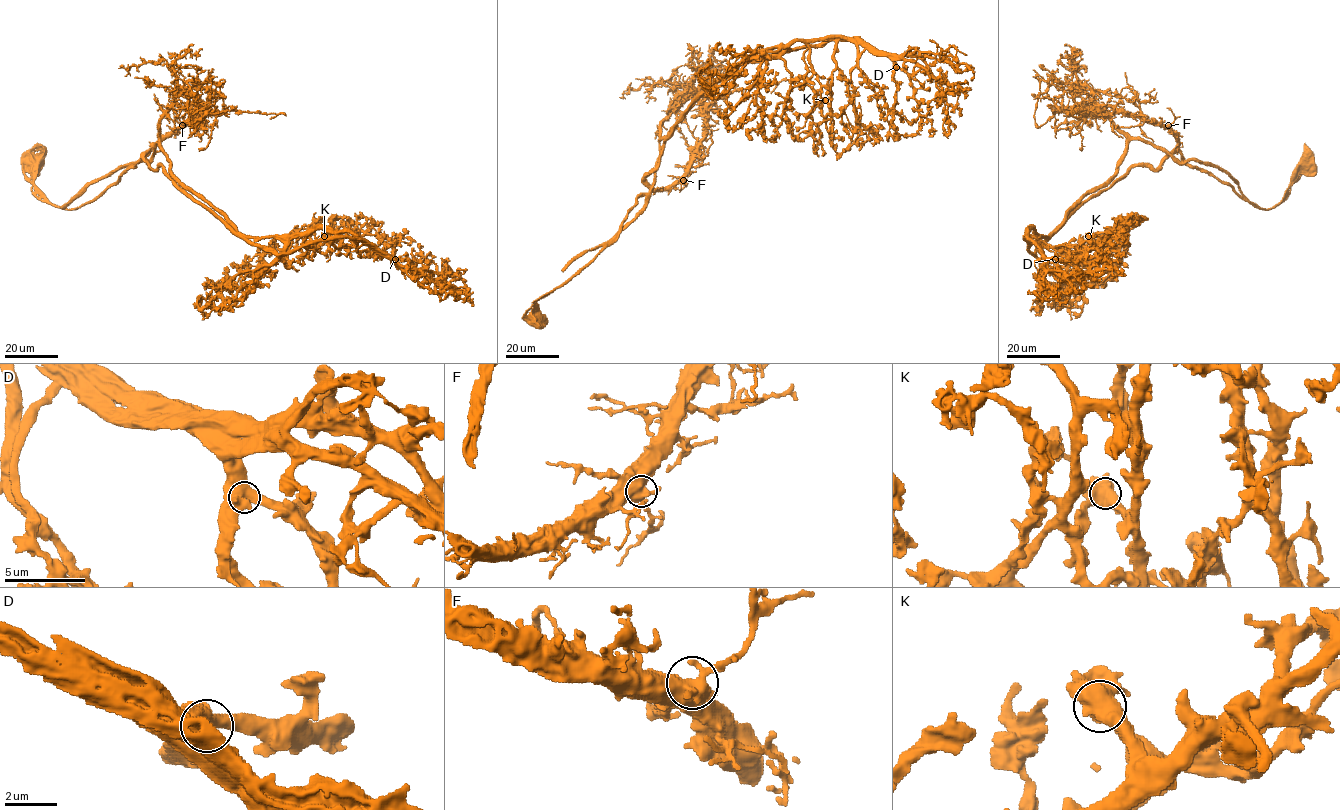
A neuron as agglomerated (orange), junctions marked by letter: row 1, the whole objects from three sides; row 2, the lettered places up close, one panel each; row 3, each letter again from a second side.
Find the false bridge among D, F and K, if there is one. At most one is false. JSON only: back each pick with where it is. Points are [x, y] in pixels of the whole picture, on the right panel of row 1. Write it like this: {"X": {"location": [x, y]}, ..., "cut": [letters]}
{"K": {"location": [1088, 236]}, "cut": ["K"]}

